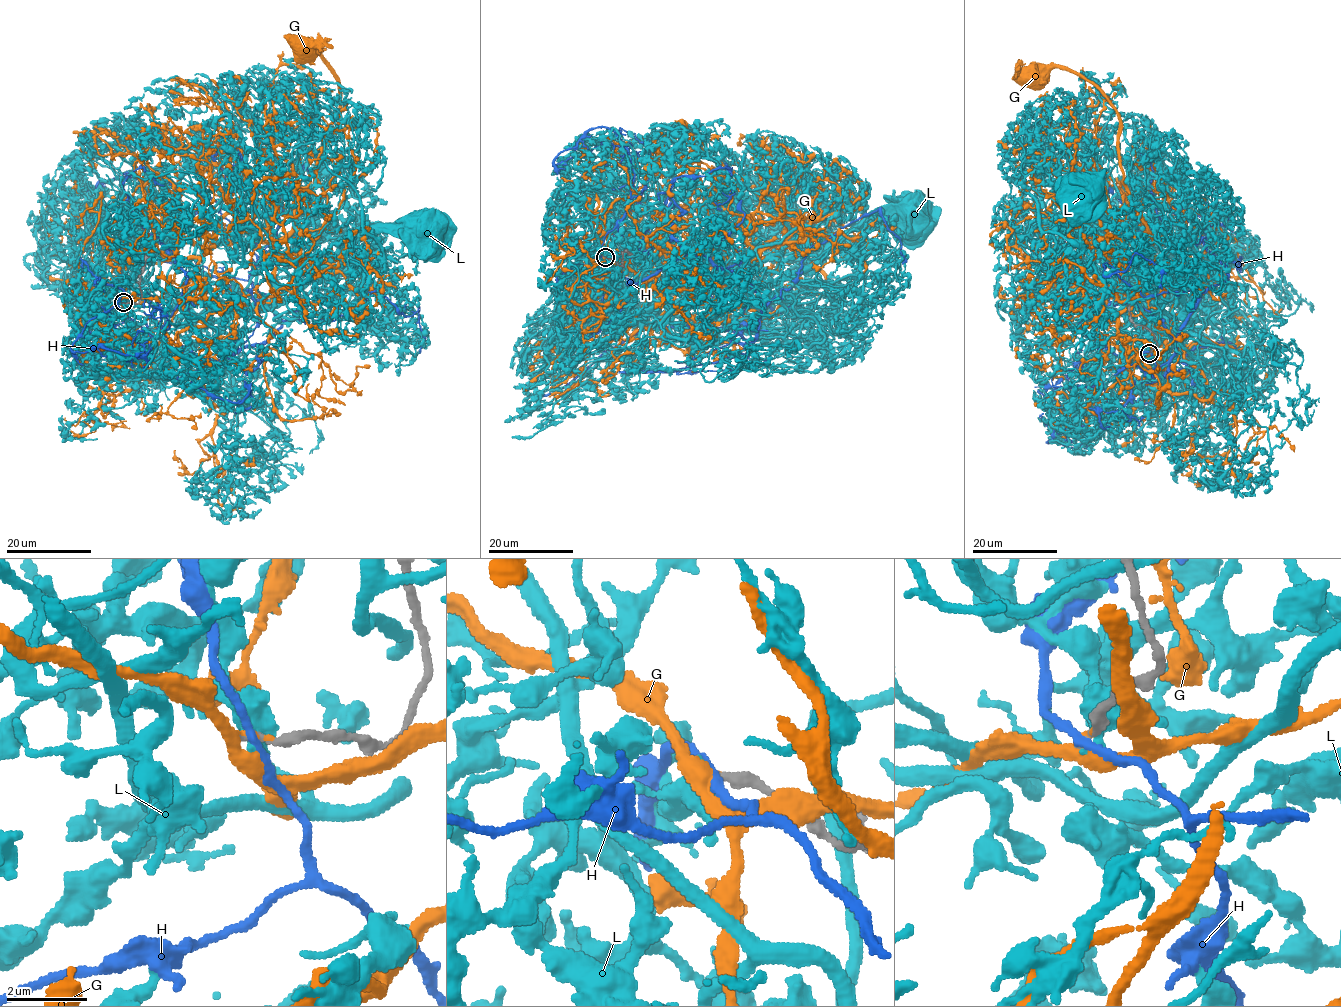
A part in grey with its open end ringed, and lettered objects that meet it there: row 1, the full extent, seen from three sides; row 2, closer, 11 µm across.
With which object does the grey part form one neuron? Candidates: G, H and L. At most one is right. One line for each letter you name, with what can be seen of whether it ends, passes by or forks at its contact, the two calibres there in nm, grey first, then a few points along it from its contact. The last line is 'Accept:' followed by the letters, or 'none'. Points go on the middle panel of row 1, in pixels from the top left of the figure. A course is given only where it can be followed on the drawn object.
G: it passes by | 200/190 nm | via (606, 257), (644, 263), (690, 245), (707, 298), (785, 277), (824, 293), (826, 275), (794, 234)
Accept: G

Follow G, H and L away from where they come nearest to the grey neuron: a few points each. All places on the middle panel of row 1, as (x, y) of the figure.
G: (606, 257), (644, 263), (690, 245), (707, 298), (785, 277), (824, 293), (826, 275), (794, 234)
H: (605, 257), (636, 285), (683, 255), (741, 273), (762, 301), (756, 339), (701, 324), (641, 329), (532, 399)
L: (605, 257), (597, 271), (620, 282), (623, 310), (649, 311), (695, 294), (776, 285), (865, 224), (908, 221)

